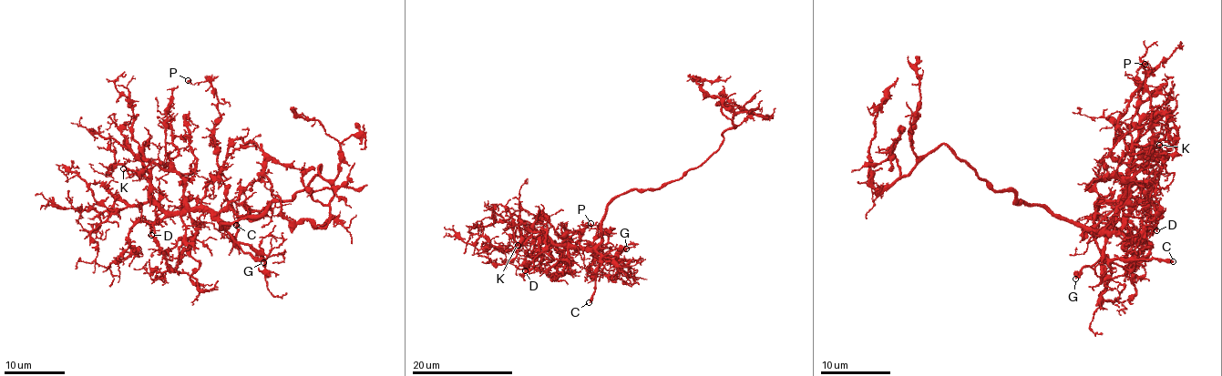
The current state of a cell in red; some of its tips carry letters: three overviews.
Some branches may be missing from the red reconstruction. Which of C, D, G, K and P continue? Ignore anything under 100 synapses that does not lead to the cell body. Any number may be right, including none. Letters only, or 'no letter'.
C

